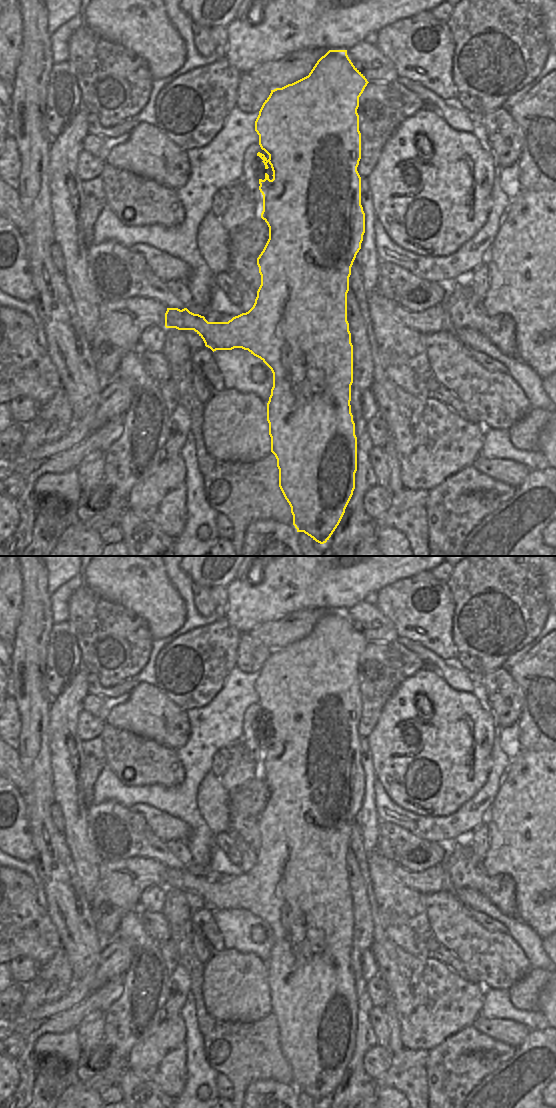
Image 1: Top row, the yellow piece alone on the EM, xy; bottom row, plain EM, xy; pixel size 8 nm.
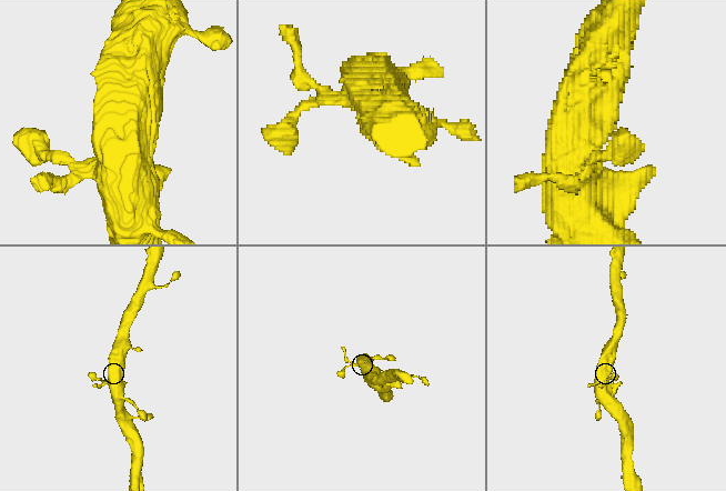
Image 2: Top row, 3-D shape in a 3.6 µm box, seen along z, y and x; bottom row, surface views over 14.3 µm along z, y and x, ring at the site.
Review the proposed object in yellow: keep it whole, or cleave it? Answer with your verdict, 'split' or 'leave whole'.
leave whole

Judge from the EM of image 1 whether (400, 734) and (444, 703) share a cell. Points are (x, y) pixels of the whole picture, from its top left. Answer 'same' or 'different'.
same

